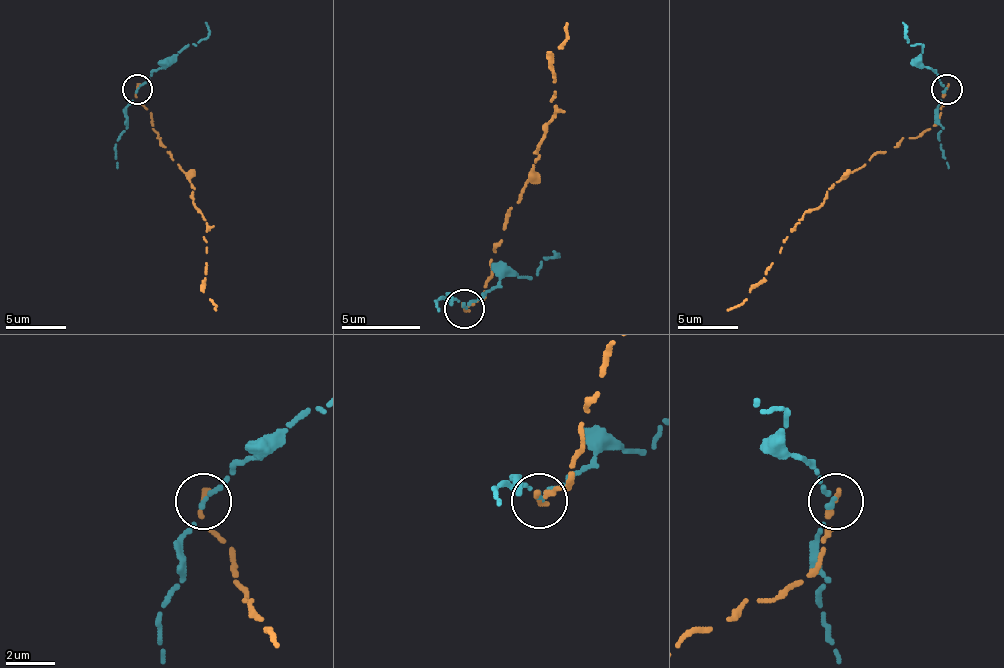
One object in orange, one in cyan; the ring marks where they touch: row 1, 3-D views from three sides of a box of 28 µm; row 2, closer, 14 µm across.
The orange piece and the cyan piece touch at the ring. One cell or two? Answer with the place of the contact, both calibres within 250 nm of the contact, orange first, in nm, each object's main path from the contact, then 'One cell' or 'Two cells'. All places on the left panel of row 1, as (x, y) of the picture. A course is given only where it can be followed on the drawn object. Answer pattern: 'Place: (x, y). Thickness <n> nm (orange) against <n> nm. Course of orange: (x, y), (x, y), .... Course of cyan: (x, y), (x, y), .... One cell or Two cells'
Place: (137, 89). Thickness 200 nm (orange) against 170 nm. Course of orange: (136, 88), (154, 128), (194, 188), (194, 204), (206, 222), (203, 292), (215, 304), (215, 310). Course of cyan: (136, 88), (194, 43), (197, 46), (209, 34), (206, 22). Two cells

